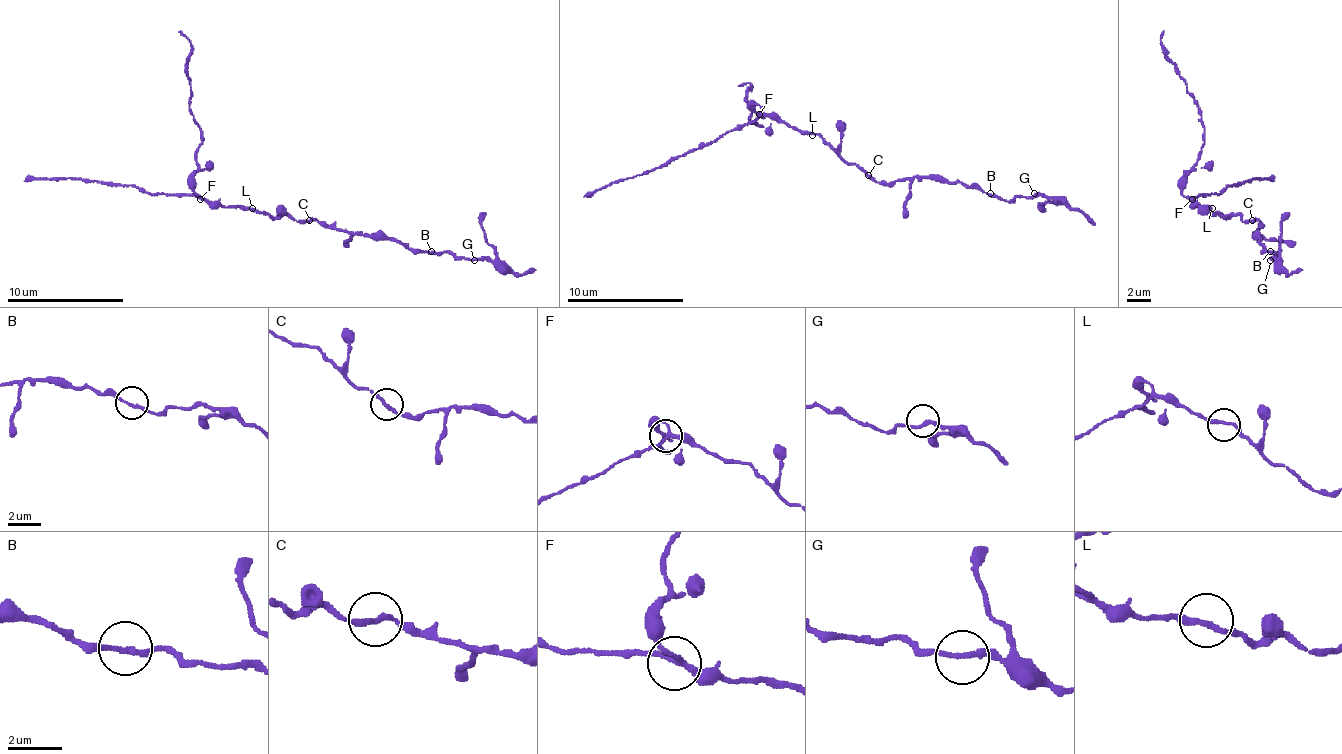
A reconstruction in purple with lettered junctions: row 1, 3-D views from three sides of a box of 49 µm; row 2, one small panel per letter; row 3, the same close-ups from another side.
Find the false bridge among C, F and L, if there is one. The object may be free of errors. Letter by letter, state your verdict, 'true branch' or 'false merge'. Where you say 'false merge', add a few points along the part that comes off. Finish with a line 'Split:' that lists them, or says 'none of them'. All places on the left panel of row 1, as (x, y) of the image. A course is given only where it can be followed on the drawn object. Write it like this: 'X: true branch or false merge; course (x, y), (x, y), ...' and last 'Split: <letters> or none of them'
C: true branch
F: true branch
L: true branch
Split: none of them

